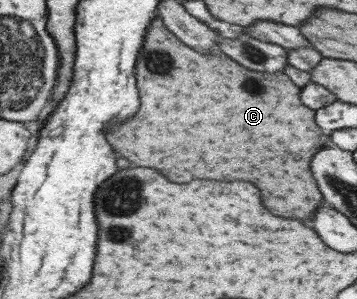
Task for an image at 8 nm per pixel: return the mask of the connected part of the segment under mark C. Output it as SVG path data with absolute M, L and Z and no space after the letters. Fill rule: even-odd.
M159 16L149 22L146 36L137 58L137 89L141 107L129 123L109 126L106 139L121 157L129 159L137 167L151 167L165 171L165 177L173 183L189 183L193 179L217 179L217 181L253 181L257 187L265 187L263 203L269 211L285 219L311 219L313 211L324 203L322 193L311 175L309 163L319 149L329 146L329 133L322 130L315 120L316 111L300 98L301 88L281 73L257 73L241 67L221 50L211 55L197 53L196 49L173 35ZM185 83L185 99L175 99L177 91ZM181 161L187 169L179 169Z

